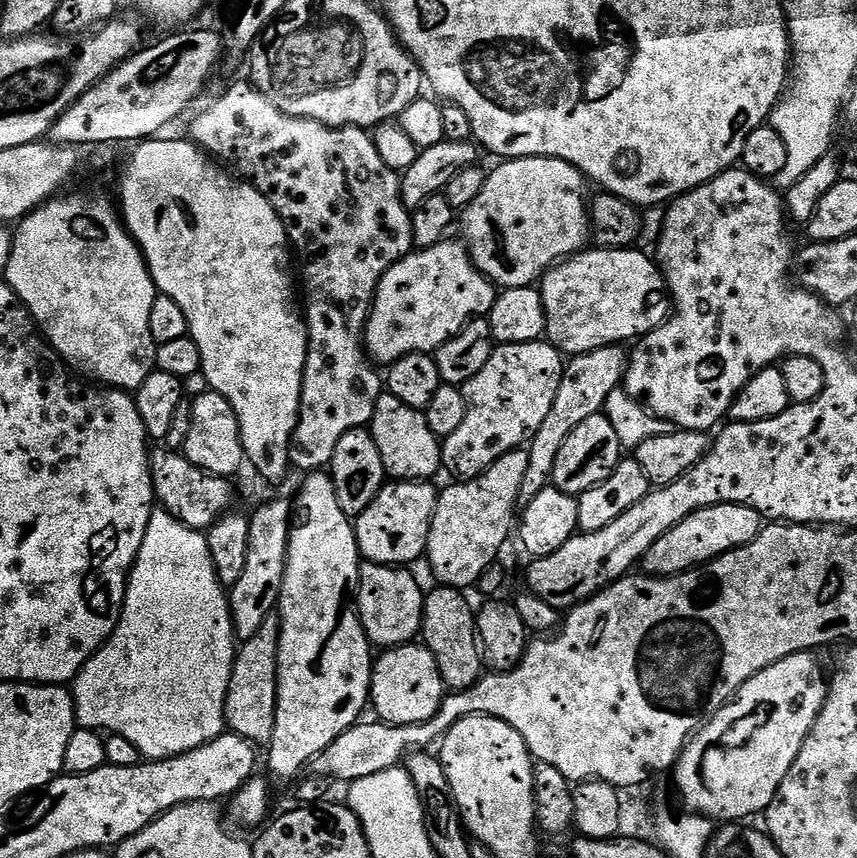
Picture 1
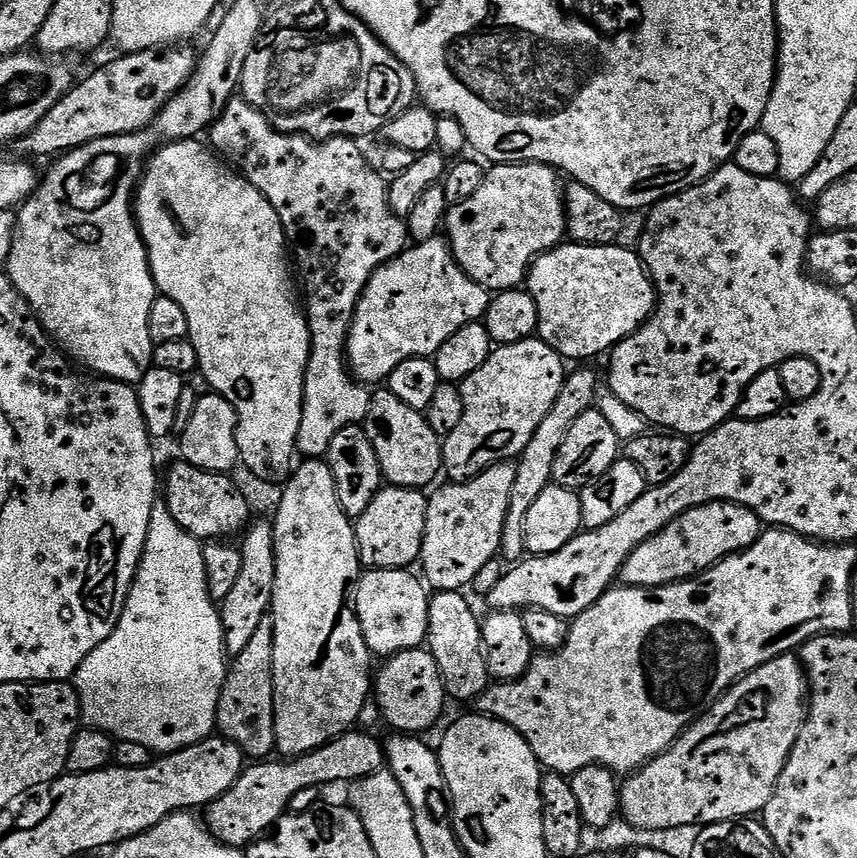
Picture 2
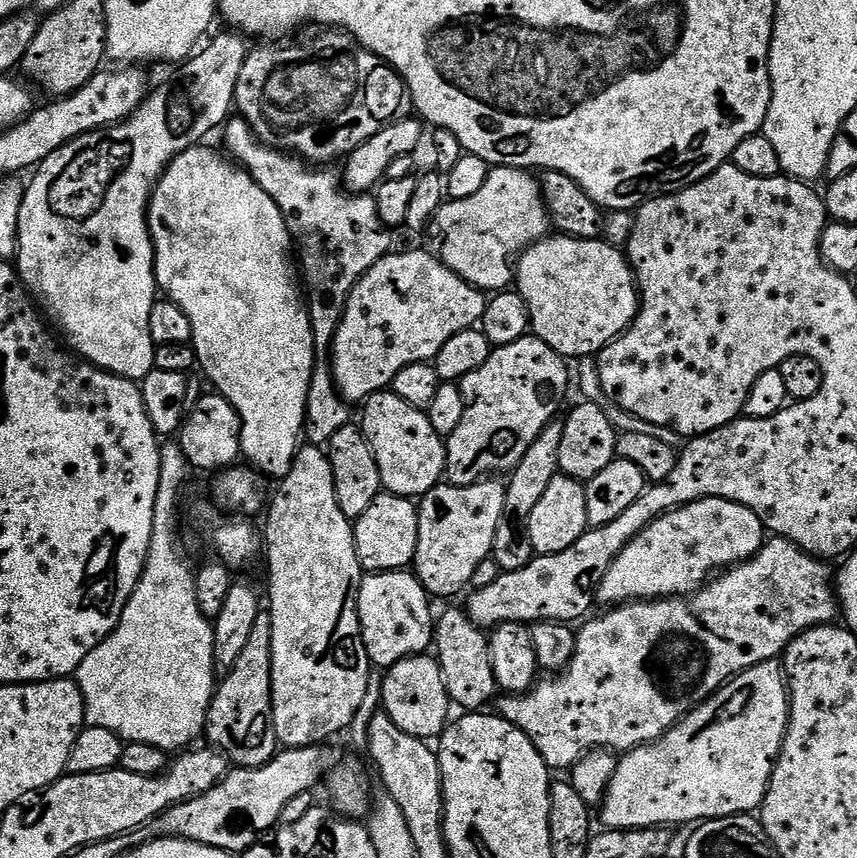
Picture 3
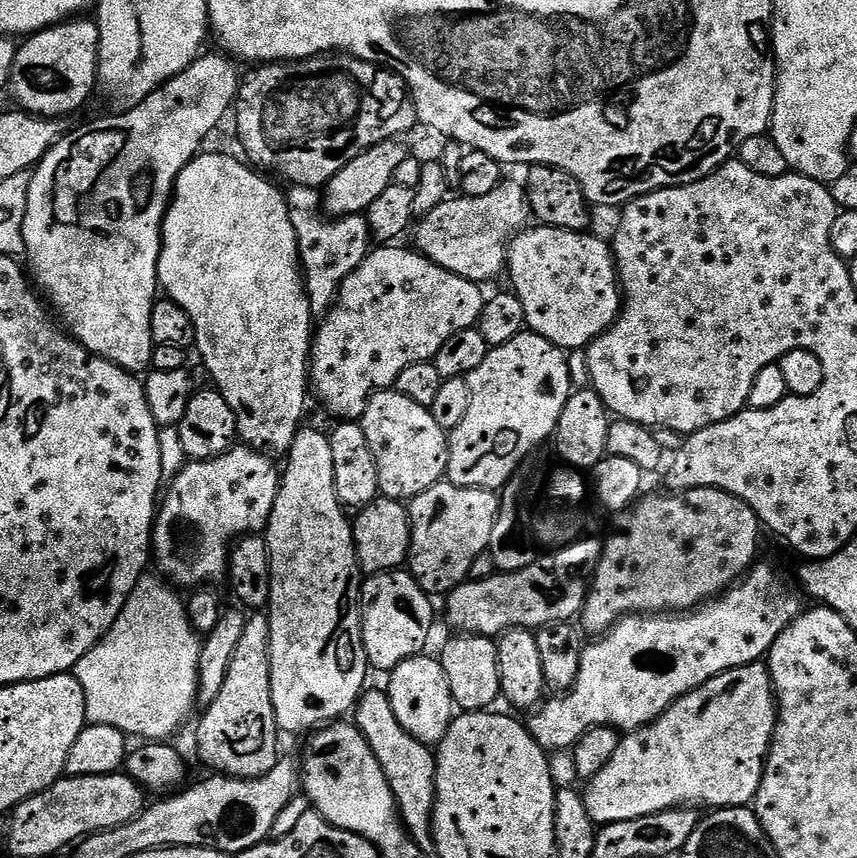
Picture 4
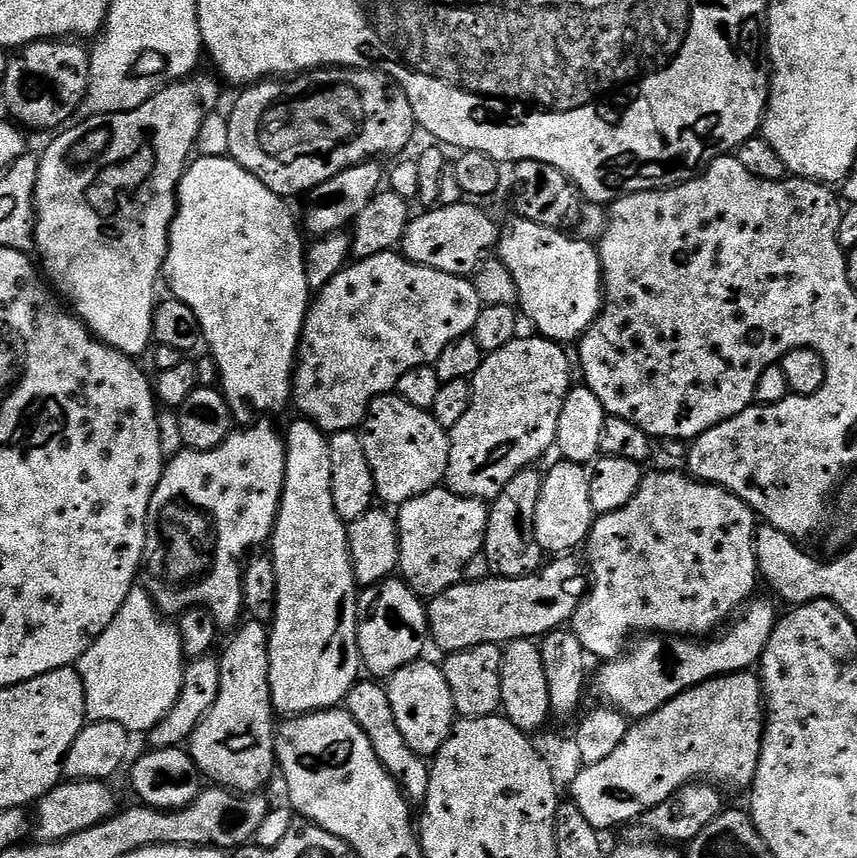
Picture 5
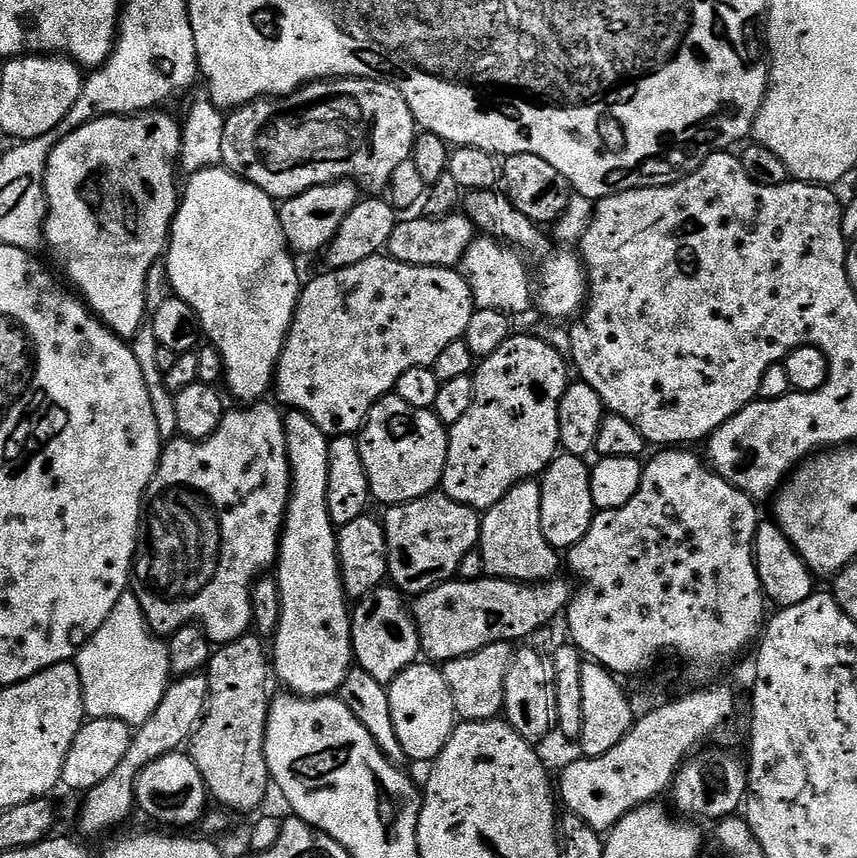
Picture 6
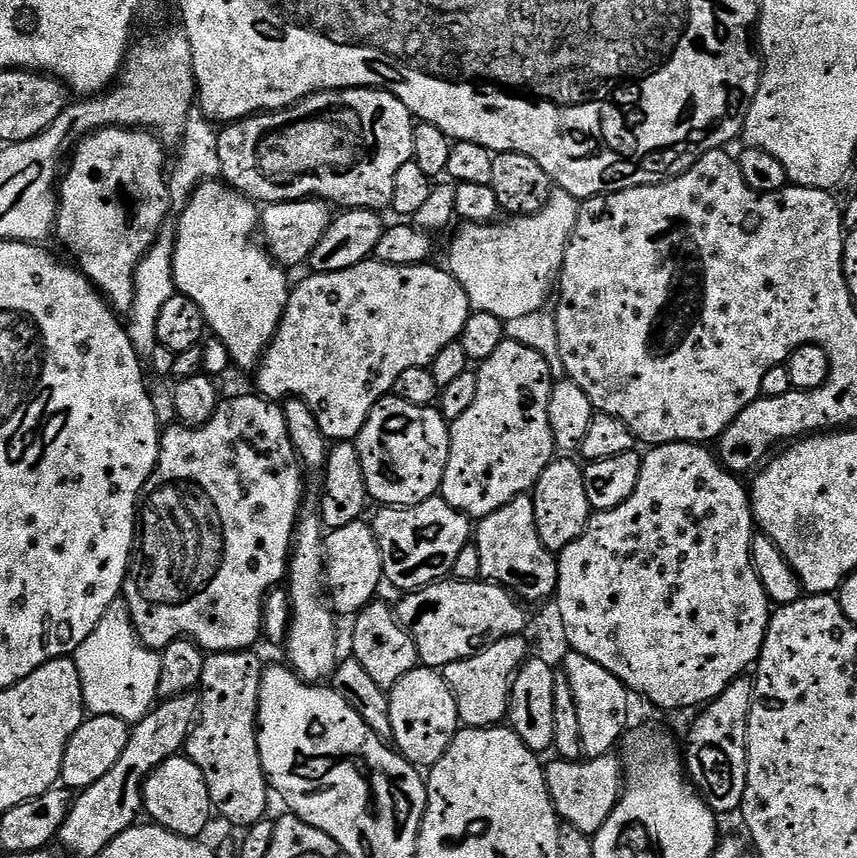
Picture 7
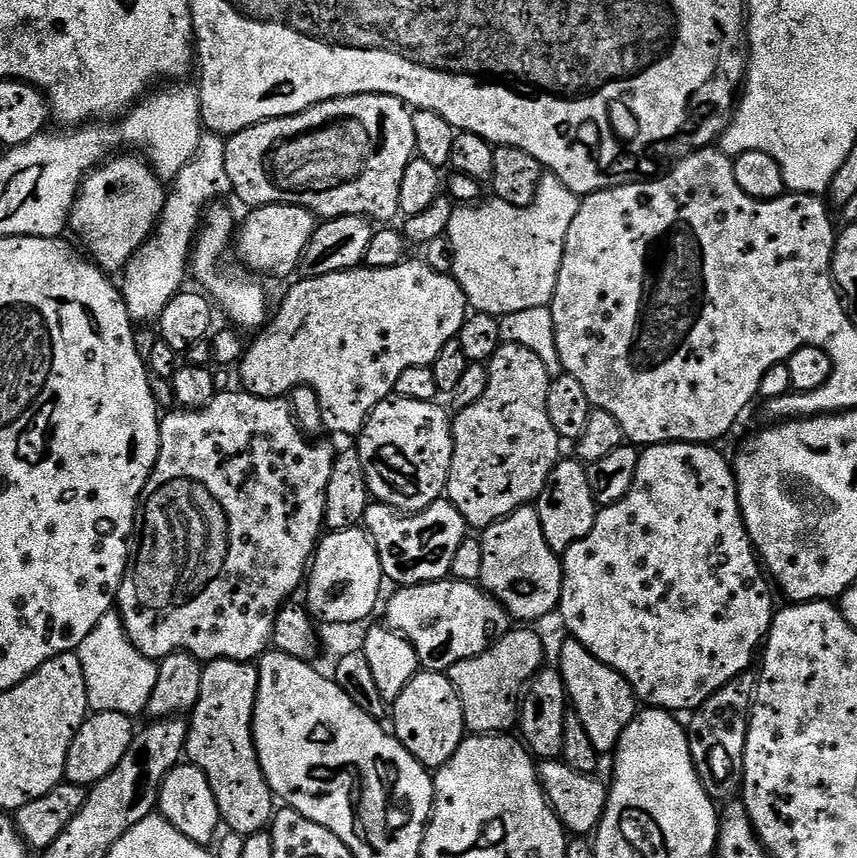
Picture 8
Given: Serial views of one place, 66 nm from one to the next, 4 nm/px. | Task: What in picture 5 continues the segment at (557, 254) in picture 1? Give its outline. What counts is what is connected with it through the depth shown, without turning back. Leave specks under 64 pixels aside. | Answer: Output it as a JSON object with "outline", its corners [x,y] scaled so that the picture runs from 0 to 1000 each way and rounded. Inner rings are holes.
{"outline":[[[559,237],[504,240],[491,252],[482,251],[464,286],[471,302],[502,315],[550,323],[565,308],[568,294],[580,288],[581,276],[581,259],[555,238]]]}

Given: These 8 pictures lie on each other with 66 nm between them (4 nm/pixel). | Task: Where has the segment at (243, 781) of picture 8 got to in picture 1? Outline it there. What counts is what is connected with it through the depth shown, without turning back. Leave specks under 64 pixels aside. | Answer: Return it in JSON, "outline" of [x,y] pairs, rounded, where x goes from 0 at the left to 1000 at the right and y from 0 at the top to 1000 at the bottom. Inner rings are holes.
{"outline":[[[319,716],[301,730],[296,744],[279,752],[275,770],[268,786],[268,800],[264,809],[261,843],[265,852],[277,853],[293,867],[312,869],[320,855],[322,836],[322,782],[324,781],[324,753],[327,752],[327,720]]]}

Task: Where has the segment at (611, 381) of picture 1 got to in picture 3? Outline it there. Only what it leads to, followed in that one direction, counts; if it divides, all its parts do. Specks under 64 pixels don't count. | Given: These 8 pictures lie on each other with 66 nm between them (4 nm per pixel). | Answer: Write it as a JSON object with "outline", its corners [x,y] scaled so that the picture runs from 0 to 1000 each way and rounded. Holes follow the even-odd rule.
{"outline":[[[645,492],[638,494],[628,506],[628,510],[609,529],[609,538],[597,547],[590,559],[588,575],[590,585],[586,590],[586,604],[581,608],[581,622],[576,622],[576,636],[574,638],[573,652],[581,655],[585,667],[599,667],[609,664],[623,650],[621,638],[618,636],[618,622],[616,621],[616,605],[618,594],[623,594],[623,589],[632,580],[632,575],[642,562],[653,550],[651,543],[651,519],[656,515],[657,493]]]}

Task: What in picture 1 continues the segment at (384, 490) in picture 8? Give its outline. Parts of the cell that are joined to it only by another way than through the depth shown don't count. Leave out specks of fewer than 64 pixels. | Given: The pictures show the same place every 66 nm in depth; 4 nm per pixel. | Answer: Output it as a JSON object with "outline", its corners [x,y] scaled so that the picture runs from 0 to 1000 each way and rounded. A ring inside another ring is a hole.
{"outline":[[[446,459],[436,473],[432,502],[441,529],[446,529],[446,543],[459,561],[488,559],[499,562],[516,545],[516,513],[502,501],[494,479],[464,469],[464,464]]]}

